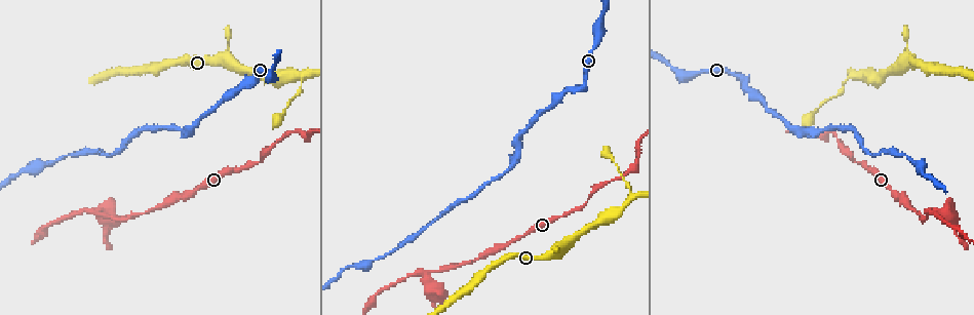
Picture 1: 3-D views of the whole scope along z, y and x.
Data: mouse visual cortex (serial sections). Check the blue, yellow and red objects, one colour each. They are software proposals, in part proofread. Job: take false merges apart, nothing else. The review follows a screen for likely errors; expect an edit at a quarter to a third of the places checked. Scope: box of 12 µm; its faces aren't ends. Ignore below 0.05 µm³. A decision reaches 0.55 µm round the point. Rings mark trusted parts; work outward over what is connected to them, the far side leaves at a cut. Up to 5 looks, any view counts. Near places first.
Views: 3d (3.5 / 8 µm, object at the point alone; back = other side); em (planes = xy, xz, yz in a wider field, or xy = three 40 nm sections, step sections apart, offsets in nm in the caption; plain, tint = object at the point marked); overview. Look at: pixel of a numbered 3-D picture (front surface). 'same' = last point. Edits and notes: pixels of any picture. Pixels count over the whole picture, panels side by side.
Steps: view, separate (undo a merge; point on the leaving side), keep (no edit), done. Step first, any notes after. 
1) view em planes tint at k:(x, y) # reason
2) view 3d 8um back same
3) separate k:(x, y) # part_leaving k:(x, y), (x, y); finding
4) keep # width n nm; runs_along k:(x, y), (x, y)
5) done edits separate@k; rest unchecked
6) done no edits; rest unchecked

view 3d 8um at 1:(853, 75) # abrupt turn

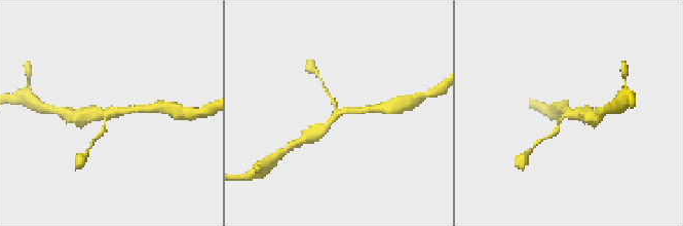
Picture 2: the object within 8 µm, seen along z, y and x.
view em xy step 5 tint at 2:(570, 117) # arms 3; arm_widths 150, 250, 400 nm

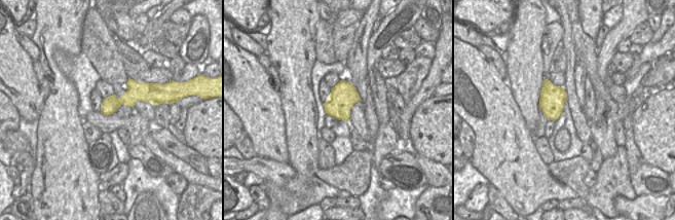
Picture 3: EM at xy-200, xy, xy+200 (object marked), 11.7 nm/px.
keep # one cell here

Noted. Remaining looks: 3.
view 3d 8um at 1:(424, 271) # abrupt turn

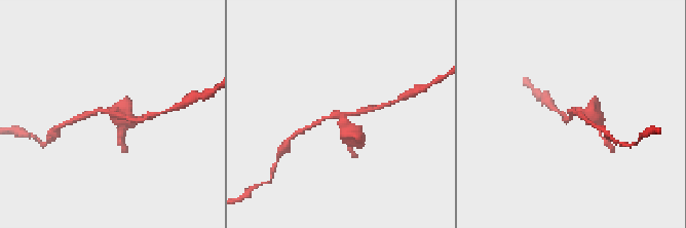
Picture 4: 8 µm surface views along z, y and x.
view em planes tint at 4:(569, 111) # arms 3; arm_widths 150, 200, 400 nm

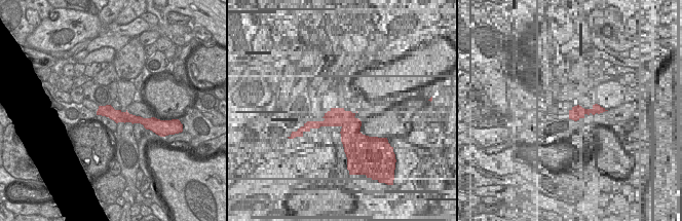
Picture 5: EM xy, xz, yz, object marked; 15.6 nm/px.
separate 4:(122, 103) # two cells meet here

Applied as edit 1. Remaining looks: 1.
done edits separate@4; rest unchecked

